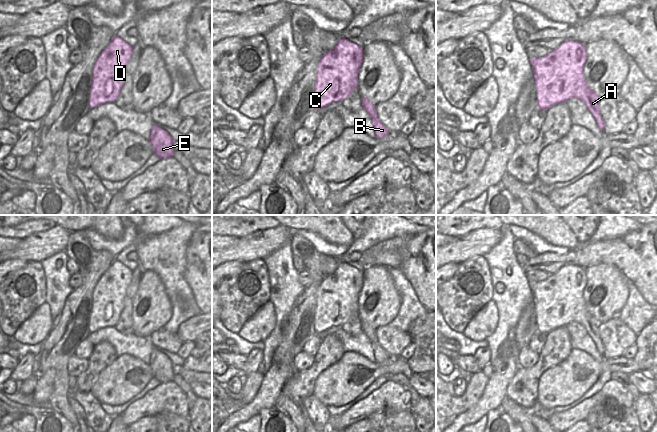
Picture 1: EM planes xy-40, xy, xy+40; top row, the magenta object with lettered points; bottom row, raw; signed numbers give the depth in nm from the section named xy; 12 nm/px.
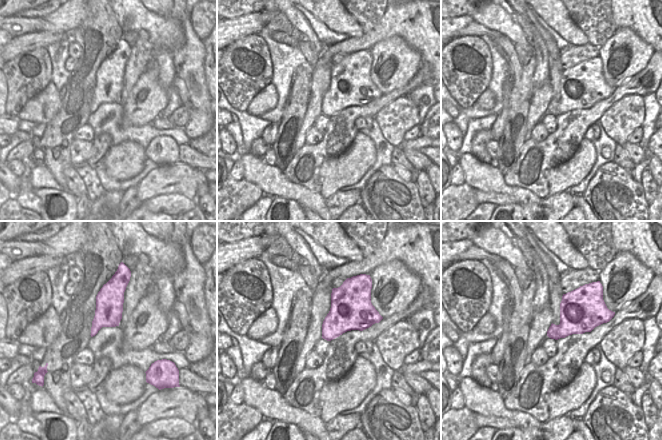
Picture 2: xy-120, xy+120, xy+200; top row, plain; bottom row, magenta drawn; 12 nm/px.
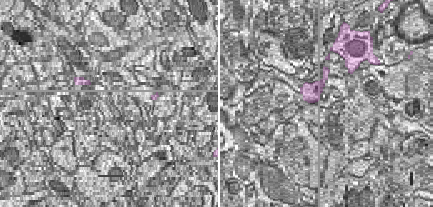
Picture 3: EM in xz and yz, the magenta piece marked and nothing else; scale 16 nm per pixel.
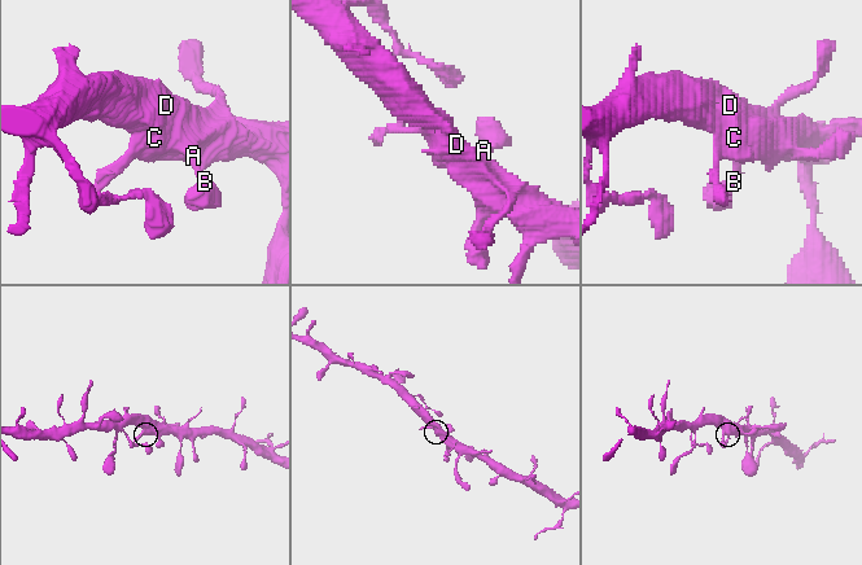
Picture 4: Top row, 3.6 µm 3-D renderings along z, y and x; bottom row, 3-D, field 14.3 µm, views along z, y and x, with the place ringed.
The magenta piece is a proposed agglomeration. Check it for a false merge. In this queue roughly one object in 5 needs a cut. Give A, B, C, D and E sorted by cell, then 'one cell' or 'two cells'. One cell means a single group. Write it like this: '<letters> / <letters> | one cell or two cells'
A B C D E | one cell

